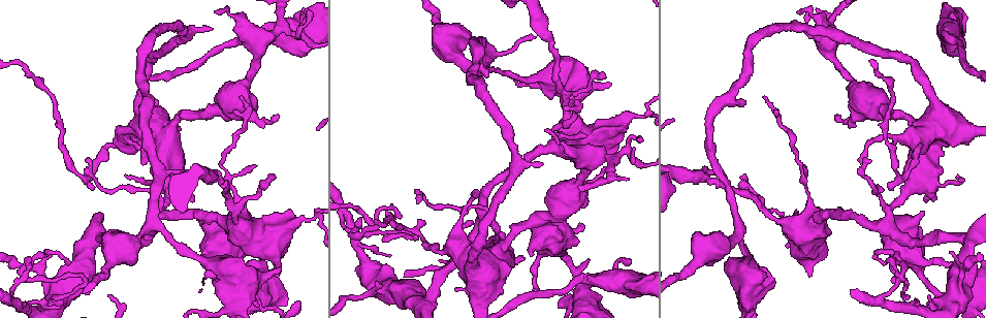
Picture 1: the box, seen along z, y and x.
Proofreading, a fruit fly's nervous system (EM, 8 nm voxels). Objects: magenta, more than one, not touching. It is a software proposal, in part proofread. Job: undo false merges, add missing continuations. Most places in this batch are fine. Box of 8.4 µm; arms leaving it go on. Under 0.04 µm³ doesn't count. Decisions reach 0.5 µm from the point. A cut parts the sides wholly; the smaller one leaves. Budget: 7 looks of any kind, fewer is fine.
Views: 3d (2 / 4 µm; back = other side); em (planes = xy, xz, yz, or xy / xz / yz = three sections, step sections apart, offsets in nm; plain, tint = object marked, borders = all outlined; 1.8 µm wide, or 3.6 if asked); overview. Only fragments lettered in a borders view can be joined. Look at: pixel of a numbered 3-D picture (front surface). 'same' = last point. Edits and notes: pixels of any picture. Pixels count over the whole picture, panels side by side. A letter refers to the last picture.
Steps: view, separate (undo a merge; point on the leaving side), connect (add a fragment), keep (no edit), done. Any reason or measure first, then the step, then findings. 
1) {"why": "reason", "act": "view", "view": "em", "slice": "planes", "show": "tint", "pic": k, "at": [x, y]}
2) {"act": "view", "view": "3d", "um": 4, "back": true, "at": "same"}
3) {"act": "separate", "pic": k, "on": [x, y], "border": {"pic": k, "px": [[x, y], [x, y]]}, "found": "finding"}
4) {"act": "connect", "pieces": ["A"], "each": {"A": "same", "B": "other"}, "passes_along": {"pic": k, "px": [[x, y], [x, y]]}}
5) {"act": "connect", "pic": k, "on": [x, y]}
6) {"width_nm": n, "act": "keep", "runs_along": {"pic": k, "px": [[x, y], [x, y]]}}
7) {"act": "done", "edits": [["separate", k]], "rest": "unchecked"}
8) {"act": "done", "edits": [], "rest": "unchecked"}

{"why": "calibre changes", "act": "view", "view": "em", "slice": "xz", "step": 4, "show": "borders", "pic": 1, "at": [581, 296]}

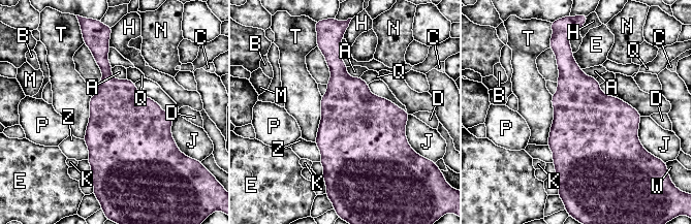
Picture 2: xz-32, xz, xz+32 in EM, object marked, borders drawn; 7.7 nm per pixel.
{"act": "view", "view": "em", "slice": "planes", "show": "borders", "at": "same"}

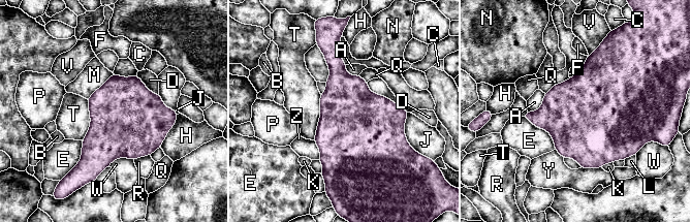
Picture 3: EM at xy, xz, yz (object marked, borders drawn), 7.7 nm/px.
{"width_nm": 600, "act": "keep", "each": {"A": "other", "B": "other", "C": "other", "D": "other", "E": "other", "F": "other", "H": "other", "J": "other", "K": "other", "L": "other", "M": "other", "N": "other", "P": "other", "Q": "other", "R": "other", "T": "other", "V": "other", "W": "other", "Y": "other", "Z": "other"}, "found": "all the same cell"}

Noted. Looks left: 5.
{"why": "branch point", "act": "view", "view": "3d", "um": 2, "pic": 1, "at": [95, 236]}

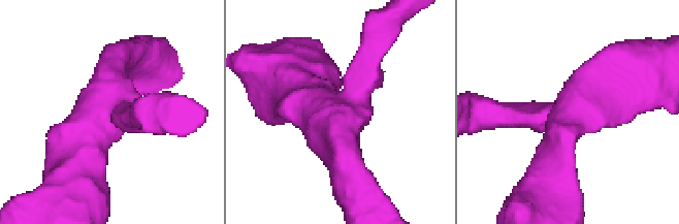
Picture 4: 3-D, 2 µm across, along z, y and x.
{"arms": 3, "arm_widths_nm": [240, 260, 400], "why": "shape alone is not enough", "act": "view", "view": "em", "um": 3.6, "slice": "xy", "step": 4, "show": "tint", "pic": 4, "at": [111, 117]}

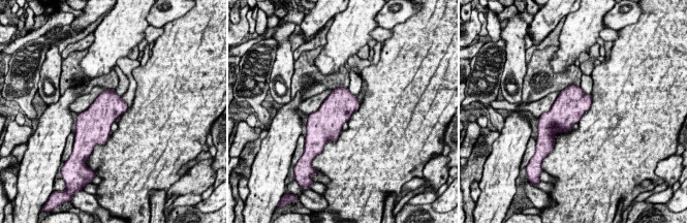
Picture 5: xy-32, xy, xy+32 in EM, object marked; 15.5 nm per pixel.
{"act": "view", "view": "em", "um": 3.6, "slice": "planes", "show": "borders", "at": "same"}

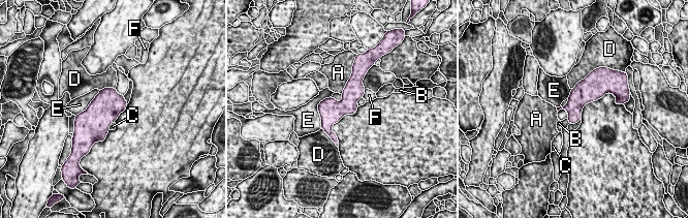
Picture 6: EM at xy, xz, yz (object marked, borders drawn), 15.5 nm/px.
{"longest_contact_nm": ["E", 550], "act": "keep", "each": {"A": "other", "B": "other", "C": "other", "D": "other", "E": "other", "F": "other"}, "border": {"pic": 6, "px": [[581, 118], [575, 123], [569, 124]]}, "found": "all the same cell"}

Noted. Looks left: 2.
{"why": "calibre changes", "act": "view", "view": "3d", "um": 4, "pic": 1, "at": [724, 244]}

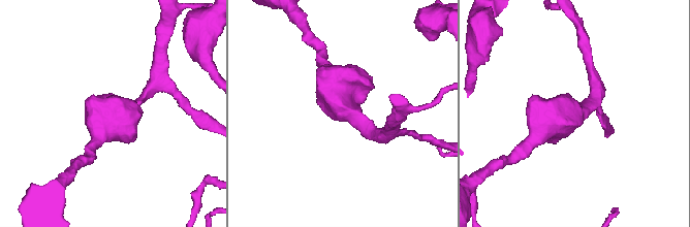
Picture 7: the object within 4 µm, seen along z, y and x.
{"arm_widths_nm": [200, 500], "act": "view", "view": "em", "um": 3.6, "slice": "planes", "show": "borders", "pic": 7, "at": [351, 112]}

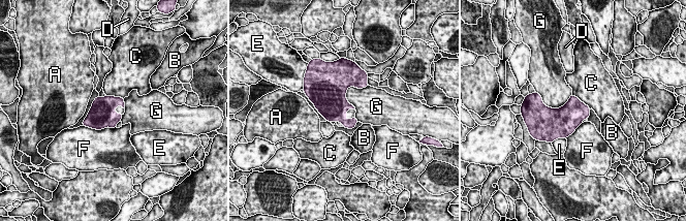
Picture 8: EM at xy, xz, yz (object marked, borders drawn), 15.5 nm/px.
{"act": "keep", "each": {"A": "other", "B": "other", "C": "other", "D": "other", "E": "other", "F": "other", "G": "other"}, "border": {"pic": 8, "px": [[368, 86], [347, 89], [354, 108]]}, "found": "continuous, no second cell"}

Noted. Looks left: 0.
{"act": "done", "edits": [], "rest": "unchecked"}

